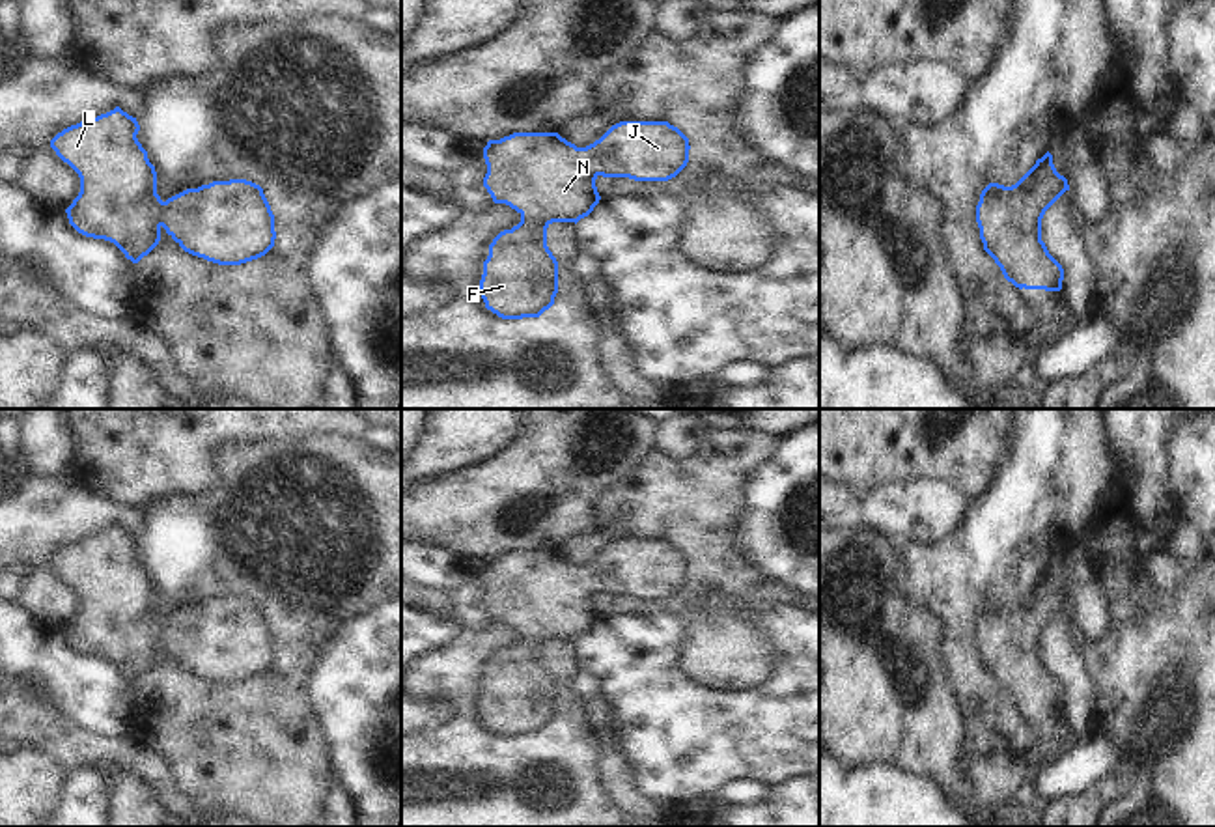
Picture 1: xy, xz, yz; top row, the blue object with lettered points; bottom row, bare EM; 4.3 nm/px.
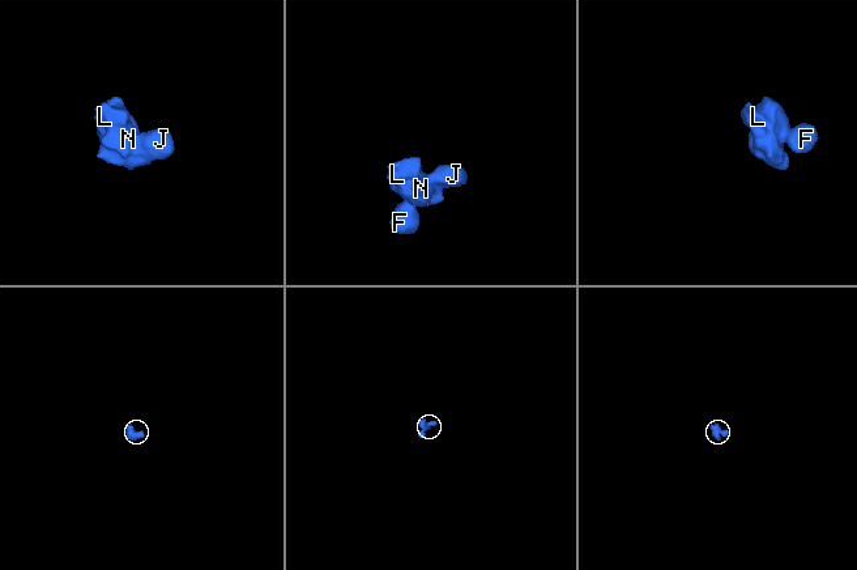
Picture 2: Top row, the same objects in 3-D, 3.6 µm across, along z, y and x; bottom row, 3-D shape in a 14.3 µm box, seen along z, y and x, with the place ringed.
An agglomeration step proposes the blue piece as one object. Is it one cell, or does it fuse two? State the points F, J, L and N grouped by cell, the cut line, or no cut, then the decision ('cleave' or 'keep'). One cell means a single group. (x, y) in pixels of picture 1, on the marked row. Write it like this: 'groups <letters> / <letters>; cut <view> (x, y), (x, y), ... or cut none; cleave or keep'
groups F J L N; cut none; keep

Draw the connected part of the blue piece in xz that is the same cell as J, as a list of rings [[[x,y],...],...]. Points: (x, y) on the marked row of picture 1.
[[[620,121],[586,147],[577,147],[558,133],[513,133],[489,140],[483,147],[483,187],[495,203],[515,209],[521,222],[489,245],[480,280],[485,308],[502,319],[539,317],[558,293],[558,261],[547,246],[547,228],[588,217],[601,200],[595,187],[599,175],[668,181],[687,166],[689,149],[689,138],[668,121]]]

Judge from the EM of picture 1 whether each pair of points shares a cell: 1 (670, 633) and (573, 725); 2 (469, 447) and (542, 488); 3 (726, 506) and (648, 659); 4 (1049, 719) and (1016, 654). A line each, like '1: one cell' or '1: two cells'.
1: two cells
2: two cells
3: two cells
4: one cell

